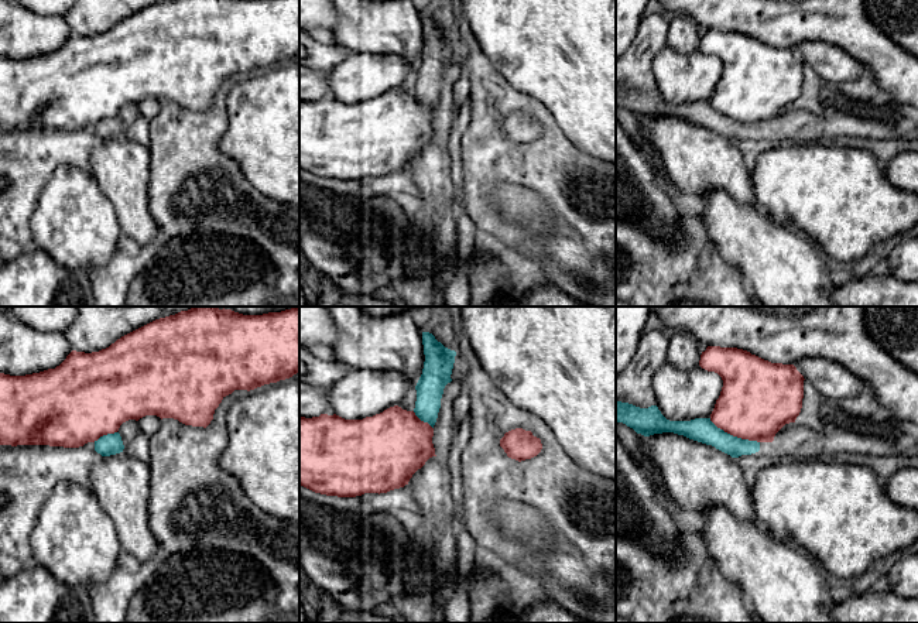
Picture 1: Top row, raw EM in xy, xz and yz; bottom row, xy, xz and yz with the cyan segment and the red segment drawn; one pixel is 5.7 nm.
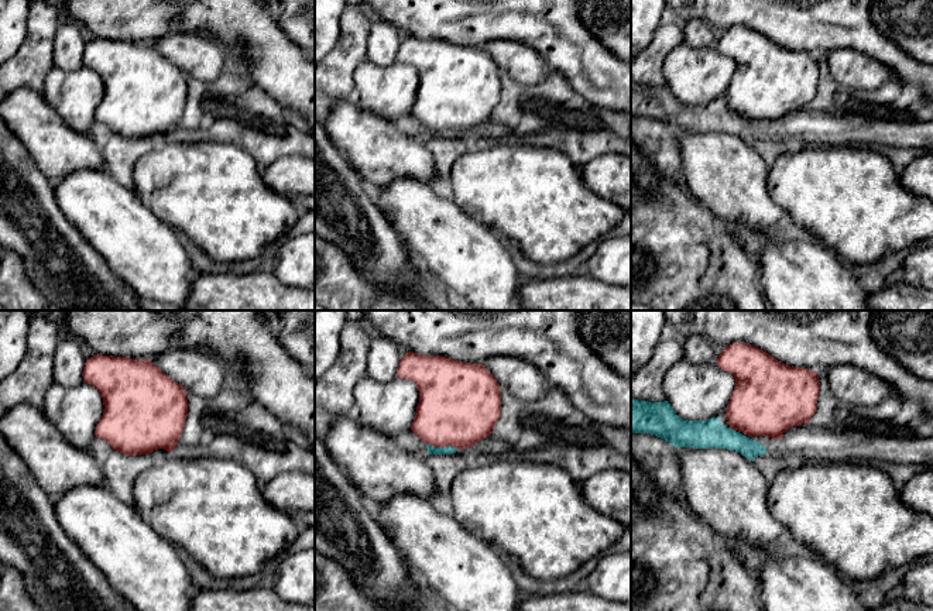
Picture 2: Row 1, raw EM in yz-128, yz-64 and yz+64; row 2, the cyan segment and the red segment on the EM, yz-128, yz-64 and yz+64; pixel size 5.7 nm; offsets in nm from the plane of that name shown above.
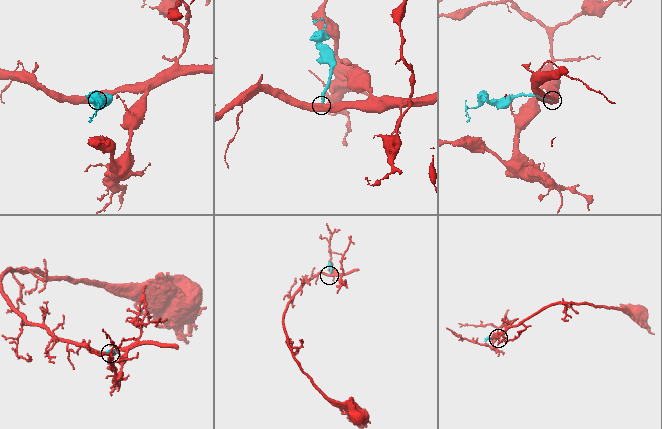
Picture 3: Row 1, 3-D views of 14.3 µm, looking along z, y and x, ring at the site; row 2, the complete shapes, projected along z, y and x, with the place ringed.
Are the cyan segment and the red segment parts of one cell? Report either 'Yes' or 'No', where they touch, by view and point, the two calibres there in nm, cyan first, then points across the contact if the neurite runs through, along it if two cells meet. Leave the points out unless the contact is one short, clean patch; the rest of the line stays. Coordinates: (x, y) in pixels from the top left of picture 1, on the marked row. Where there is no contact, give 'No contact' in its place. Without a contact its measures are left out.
No. Touches cyan at yz (735, 437). Thickness 140 nm (cyan) against 420 nm. Boundary: yz (709, 418), (733, 435), (759, 442)

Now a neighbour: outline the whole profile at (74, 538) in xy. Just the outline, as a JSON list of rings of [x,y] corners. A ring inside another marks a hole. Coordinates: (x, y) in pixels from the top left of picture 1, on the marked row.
[[[59,482],[44,503],[31,552],[69,586],[105,582],[124,559],[112,518],[92,492],[73,482]]]

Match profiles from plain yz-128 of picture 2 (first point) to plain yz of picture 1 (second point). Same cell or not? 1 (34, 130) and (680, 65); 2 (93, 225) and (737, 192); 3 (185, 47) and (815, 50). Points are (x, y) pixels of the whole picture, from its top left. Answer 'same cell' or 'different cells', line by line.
1: different cells
2: different cells
3: same cell

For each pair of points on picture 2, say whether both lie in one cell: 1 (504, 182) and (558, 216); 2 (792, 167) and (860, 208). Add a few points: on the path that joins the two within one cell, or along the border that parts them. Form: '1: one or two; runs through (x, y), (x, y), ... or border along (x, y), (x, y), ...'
1: one; runs through (517, 189), (532, 195), (545, 205)
2: one; runs through (809, 182), (825, 191), (843, 195)

